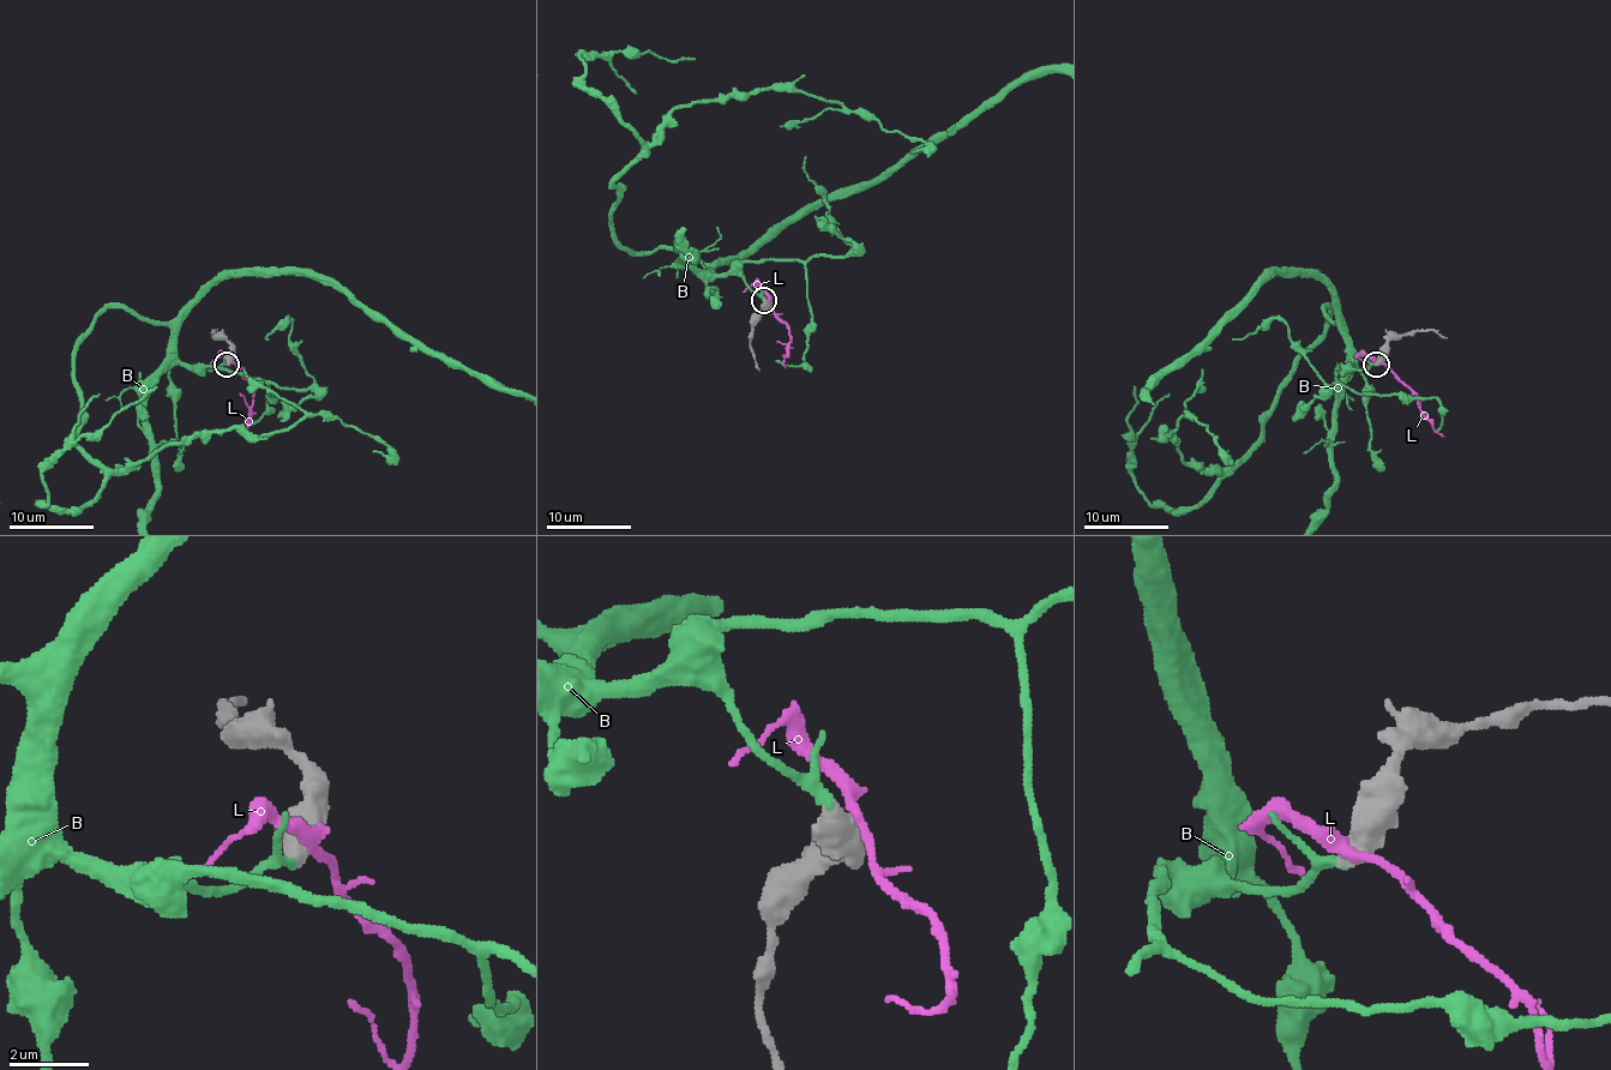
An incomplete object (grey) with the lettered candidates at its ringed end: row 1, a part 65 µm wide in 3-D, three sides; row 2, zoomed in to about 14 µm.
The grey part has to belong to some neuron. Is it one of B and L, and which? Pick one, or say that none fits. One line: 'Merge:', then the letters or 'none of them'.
Merge: B

